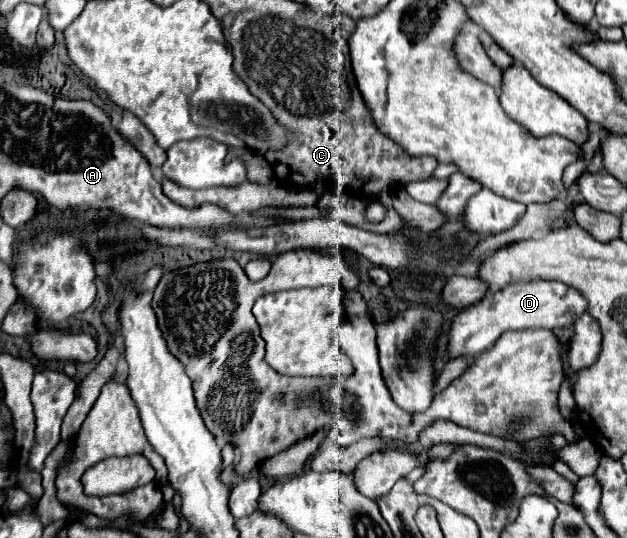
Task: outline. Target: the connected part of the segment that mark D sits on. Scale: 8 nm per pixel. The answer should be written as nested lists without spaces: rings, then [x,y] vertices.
[[[529,280],[515,282],[501,290],[487,294],[477,304],[461,310],[451,326],[449,334],[449,354],[473,358],[493,346],[497,338],[507,330],[527,330],[527,328],[549,328],[559,330],[571,326],[587,308],[587,300],[579,290],[563,286],[561,282],[551,280]]]

